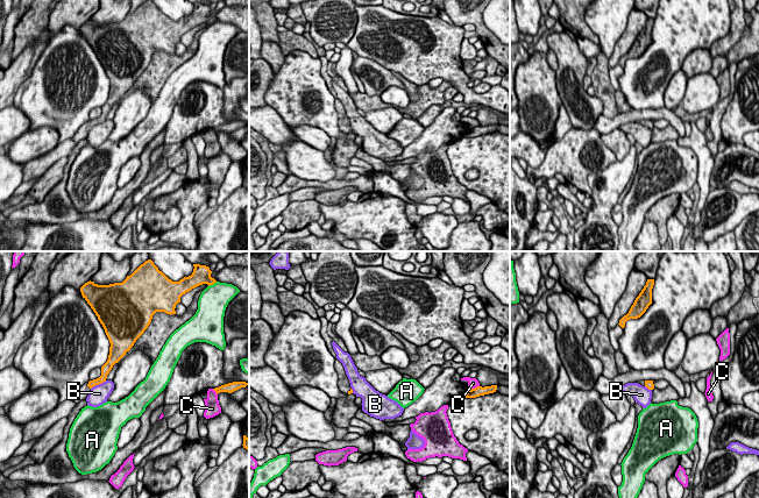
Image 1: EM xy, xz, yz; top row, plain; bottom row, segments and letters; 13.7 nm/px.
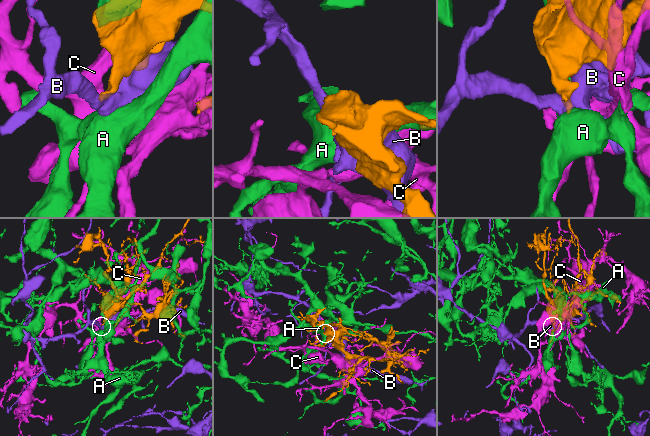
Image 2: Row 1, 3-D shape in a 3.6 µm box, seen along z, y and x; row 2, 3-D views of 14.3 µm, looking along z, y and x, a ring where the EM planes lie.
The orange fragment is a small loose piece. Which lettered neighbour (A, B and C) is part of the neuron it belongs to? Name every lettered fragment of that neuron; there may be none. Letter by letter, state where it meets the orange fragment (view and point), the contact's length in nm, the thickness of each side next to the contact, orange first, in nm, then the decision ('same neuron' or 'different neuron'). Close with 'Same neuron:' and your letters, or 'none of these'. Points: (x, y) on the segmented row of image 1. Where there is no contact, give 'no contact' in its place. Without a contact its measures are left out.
A: xy (212, 284) | 140 nm | 260/400 nm | different neuron
B: xy (98, 384) | 260 nm | 130/260 nm | different neuron
C: xz (475, 388) | 160 nm | 130/140 nm | different neuron
Same neuron: none of these

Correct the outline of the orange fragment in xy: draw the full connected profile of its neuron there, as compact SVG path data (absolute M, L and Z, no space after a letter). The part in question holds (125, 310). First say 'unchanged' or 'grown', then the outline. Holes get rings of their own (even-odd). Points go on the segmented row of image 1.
grown; M148 259L122 283L98 285L90 280L80 287L83 298L102 325L111 347L108 360L101 367L101 376L80 386L72 398L73 403L85 400L93 386L106 382L113 365L130 350L156 312L176 314L176 305L183 294L199 285L217 283L208 266L193 266L191 276L172 282Z

